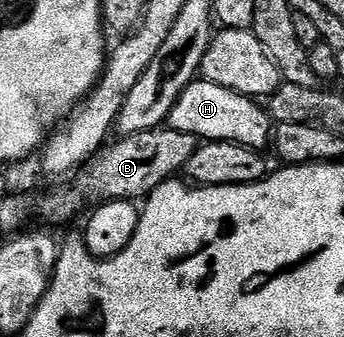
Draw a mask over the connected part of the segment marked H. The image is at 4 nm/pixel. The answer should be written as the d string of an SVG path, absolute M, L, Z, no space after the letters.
M199 78L187 86L184 94L180 94L176 106L172 106L168 124L169 127L197 136L203 141L231 140L262 150L272 140L272 117L263 105L261 108L258 104L261 103L257 99L242 96L224 86L216 86L216 82Z

